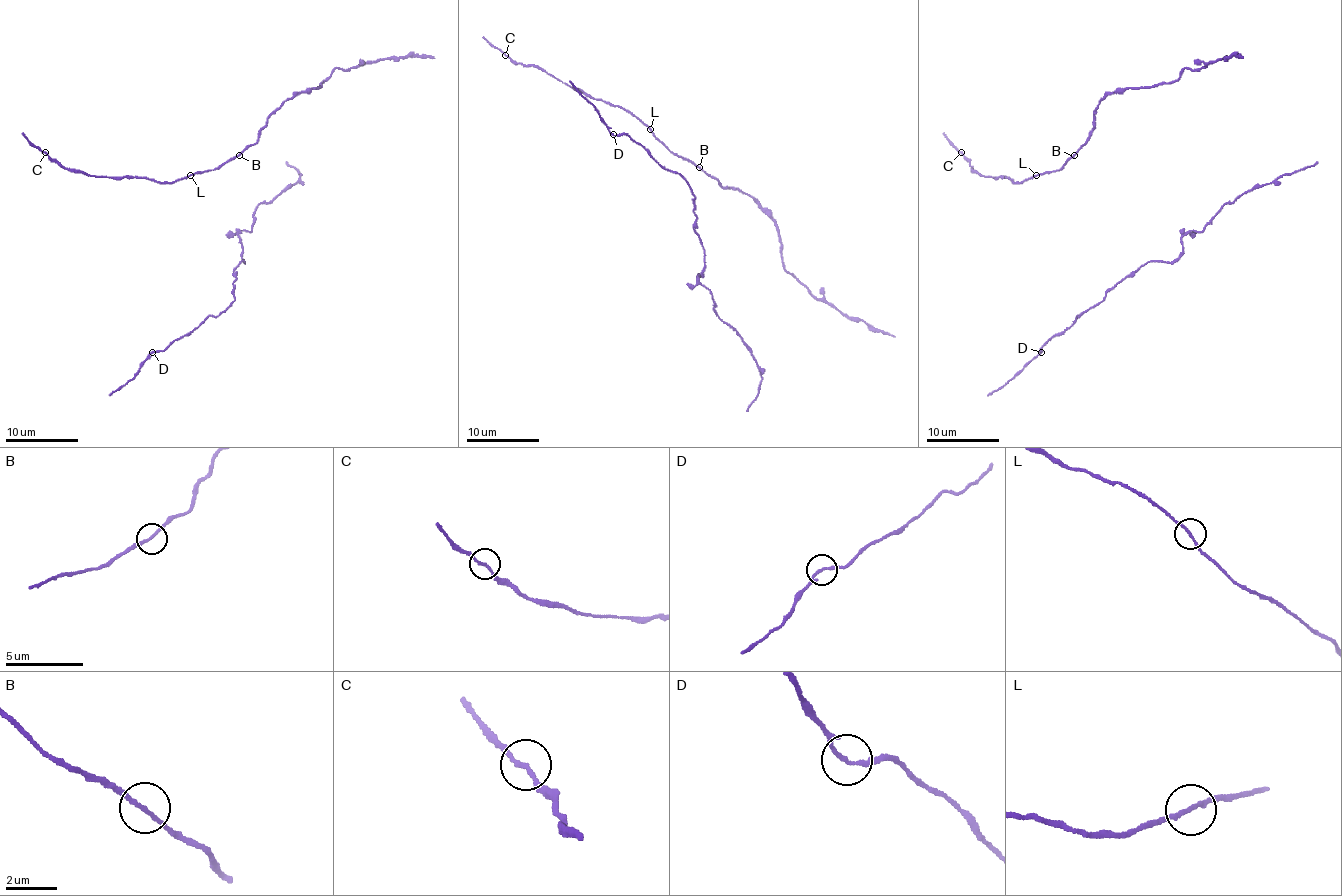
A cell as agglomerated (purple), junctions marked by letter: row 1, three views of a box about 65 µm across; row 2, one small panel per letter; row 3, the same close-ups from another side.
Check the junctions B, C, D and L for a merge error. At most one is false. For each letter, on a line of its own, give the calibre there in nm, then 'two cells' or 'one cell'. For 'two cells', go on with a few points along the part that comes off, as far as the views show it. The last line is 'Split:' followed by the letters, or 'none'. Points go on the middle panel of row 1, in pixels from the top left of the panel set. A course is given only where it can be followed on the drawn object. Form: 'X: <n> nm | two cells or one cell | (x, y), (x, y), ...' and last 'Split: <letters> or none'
B: 160 nm | one cell
C: 150 nm | one cell
D: 160 nm | one cell
L: 160 nm | one cell
Split: none

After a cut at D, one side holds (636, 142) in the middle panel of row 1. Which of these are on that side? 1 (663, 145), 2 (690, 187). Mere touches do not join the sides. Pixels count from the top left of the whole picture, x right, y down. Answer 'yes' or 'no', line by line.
1: no
2: yes

